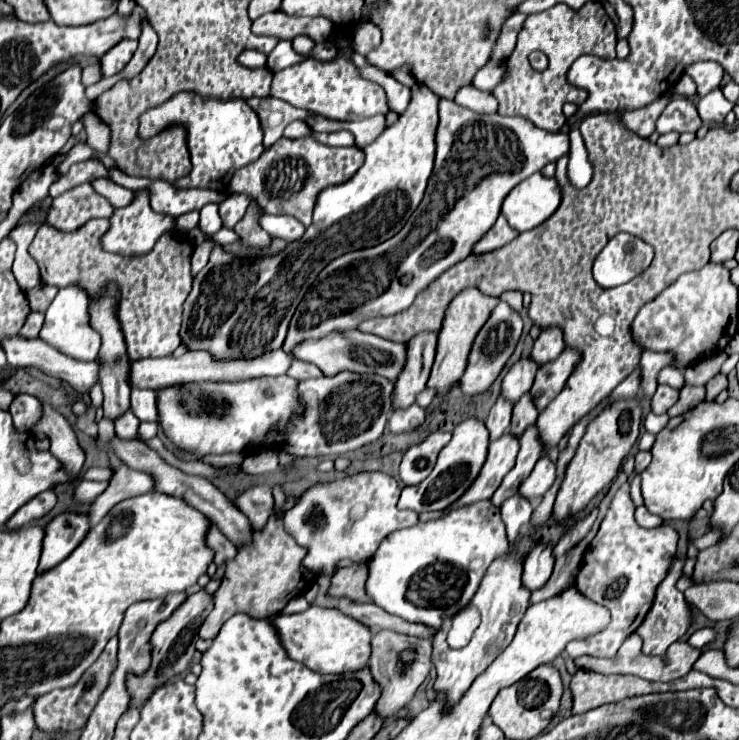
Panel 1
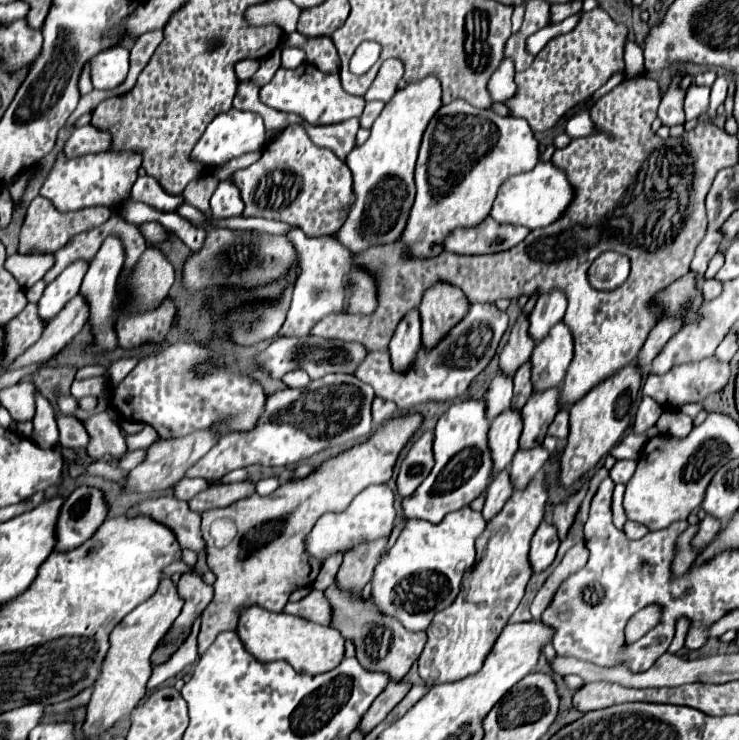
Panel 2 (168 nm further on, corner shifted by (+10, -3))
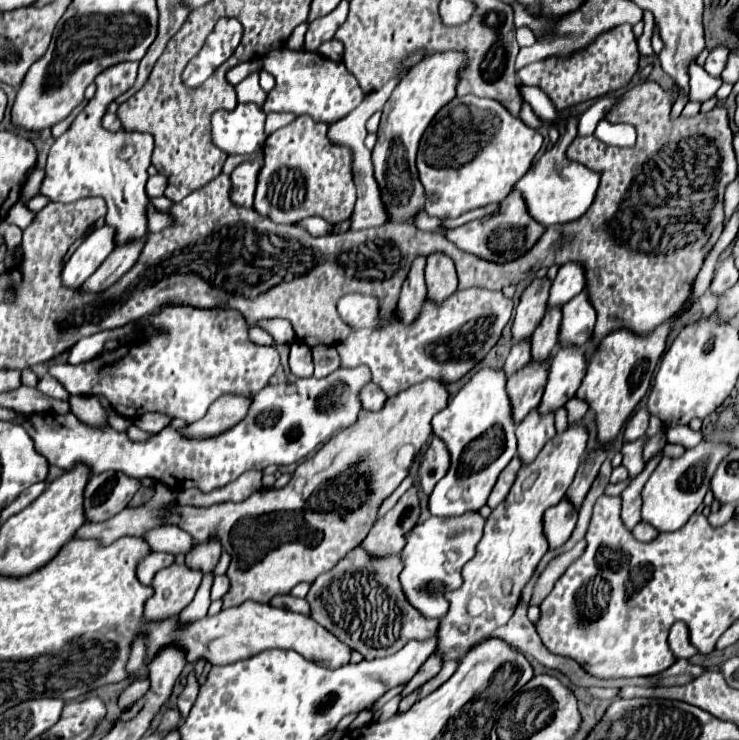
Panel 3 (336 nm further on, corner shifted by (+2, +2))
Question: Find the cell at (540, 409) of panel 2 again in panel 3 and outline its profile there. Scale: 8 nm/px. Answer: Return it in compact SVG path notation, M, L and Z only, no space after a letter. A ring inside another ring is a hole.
M560 346L556 356L552 358L548 384L540 402L540 410L558 410L570 398L574 398L584 374L586 374L588 358L578 346Z

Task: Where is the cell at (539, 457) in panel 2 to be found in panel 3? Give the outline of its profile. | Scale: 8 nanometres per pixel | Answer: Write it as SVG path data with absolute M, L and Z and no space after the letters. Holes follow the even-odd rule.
M534 408L520 424L518 424L518 456L522 462L532 462L538 456L538 450L556 434L554 430L554 412L540 414Z

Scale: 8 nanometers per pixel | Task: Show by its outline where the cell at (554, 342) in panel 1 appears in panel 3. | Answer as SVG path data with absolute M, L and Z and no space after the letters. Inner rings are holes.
M566 262L560 266L558 276L554 278L548 306L564 306L576 294L580 294L586 286L584 266L580 262Z

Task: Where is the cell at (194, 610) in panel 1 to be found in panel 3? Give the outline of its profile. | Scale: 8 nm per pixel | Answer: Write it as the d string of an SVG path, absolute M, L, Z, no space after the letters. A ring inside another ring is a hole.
M208 538L206 542L200 542L200 544L192 546L192 550L186 554L186 566L198 568L204 574L212 572L214 566L218 564L220 552L222 552L220 542L216 538Z

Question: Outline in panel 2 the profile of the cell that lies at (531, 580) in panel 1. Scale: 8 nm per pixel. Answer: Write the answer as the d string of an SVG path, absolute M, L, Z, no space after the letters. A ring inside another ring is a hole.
M540 523L540 527L536 529L532 537L532 547L530 547L530 567L534 573L544 571L554 561L558 545L560 541L558 541L554 525Z

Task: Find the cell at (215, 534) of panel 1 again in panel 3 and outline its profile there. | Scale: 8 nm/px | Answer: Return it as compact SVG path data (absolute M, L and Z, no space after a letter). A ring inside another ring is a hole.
M156 486L154 498L138 508L124 508L122 512L114 514L112 518L104 522L86 522L82 524L74 538L94 538L100 542L100 546L108 546L112 540L120 536L142 536L146 530L156 528L162 524L160 514L168 504L176 502L176 494L166 490L166 486Z

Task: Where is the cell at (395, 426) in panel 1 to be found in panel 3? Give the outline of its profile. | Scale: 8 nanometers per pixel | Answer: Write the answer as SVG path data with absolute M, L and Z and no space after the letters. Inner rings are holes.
M368 382L360 390L360 404L364 410L380 410L384 402L386 402L386 394L374 382Z

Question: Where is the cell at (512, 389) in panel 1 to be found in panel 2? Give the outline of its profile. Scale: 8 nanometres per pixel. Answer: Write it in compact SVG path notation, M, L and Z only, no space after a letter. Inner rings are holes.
M520 317L512 327L504 351L500 353L500 371L504 375L514 377L514 373L530 359L532 351L534 351L534 341L528 335L528 319Z

